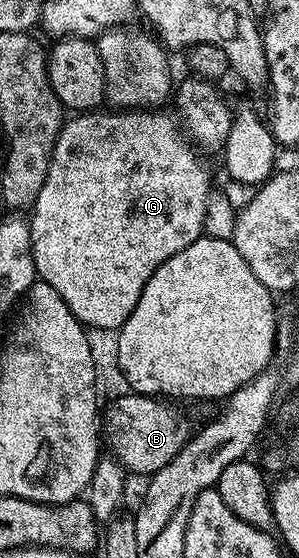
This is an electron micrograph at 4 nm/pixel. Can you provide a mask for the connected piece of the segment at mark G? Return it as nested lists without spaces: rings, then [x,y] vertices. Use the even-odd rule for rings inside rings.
[[[86,110],[63,123],[58,131],[54,149],[50,155],[48,174],[44,178],[44,186],[40,186],[40,194],[34,199],[32,211],[28,216],[30,226],[30,241],[32,242],[32,258],[37,279],[48,282],[60,298],[76,314],[76,318],[87,329],[114,328],[121,329],[122,323],[136,310],[136,302],[140,302],[140,294],[144,294],[144,286],[148,278],[168,258],[172,258],[180,250],[184,250],[192,242],[196,242],[204,235],[204,210],[208,206],[208,198],[212,191],[210,176],[202,165],[202,160],[197,156],[195,145],[191,143],[185,132],[182,131],[179,121],[166,110]]]

